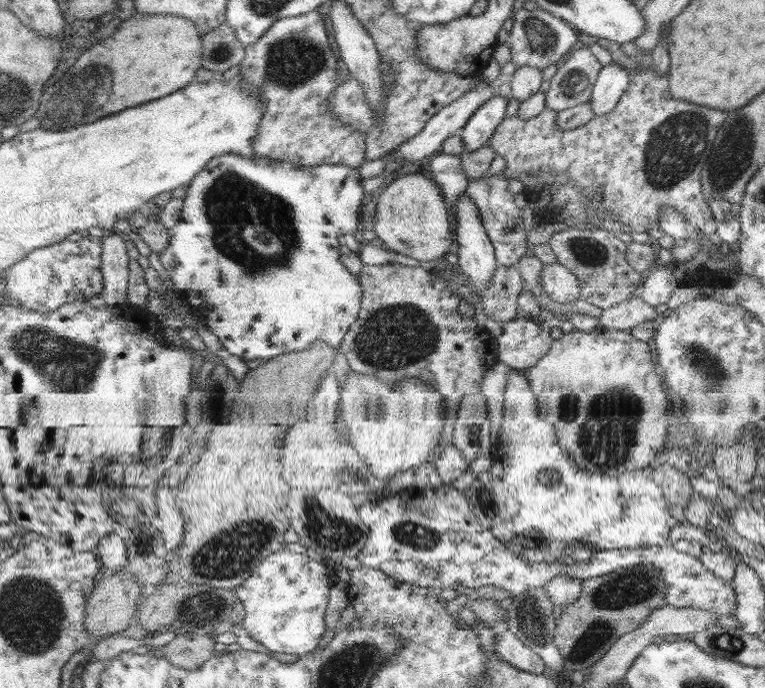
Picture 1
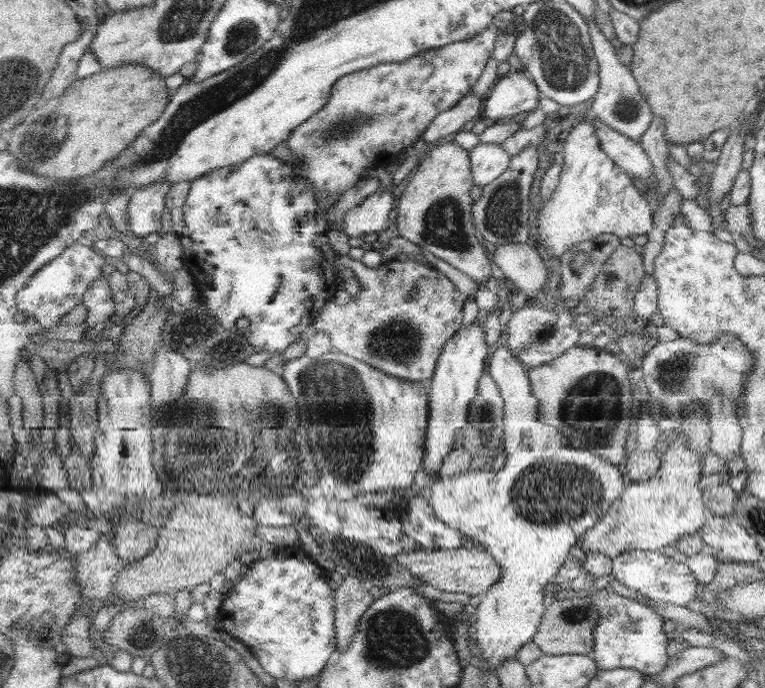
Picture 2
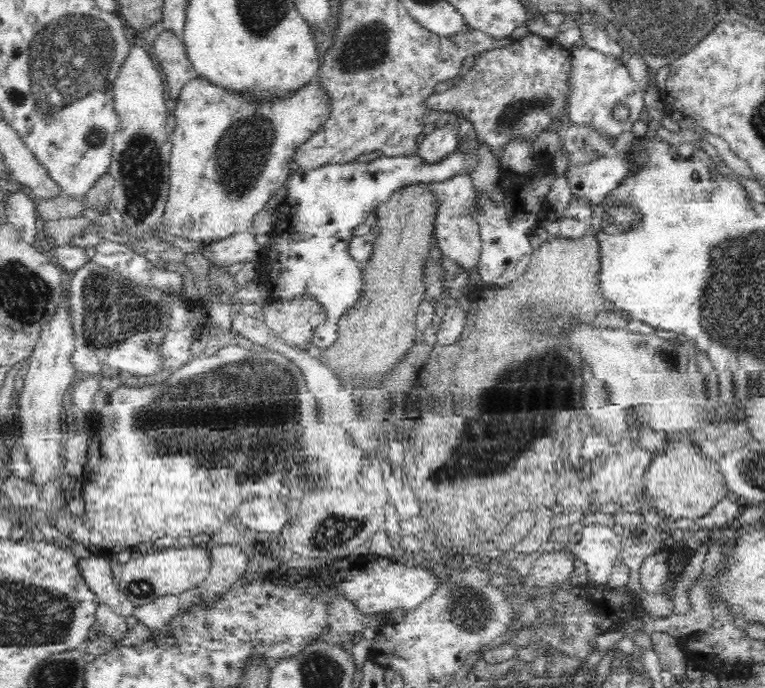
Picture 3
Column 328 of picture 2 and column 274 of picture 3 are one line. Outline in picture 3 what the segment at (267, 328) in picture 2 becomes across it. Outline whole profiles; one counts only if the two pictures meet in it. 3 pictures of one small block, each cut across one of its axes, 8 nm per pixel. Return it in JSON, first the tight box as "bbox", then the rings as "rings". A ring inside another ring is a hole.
{"bbox":[255,115,477,349],"rings":[[[463,115],[458,120],[458,135],[463,147],[438,164],[426,164],[417,154],[408,157],[378,157],[370,162],[328,163],[303,171],[293,168],[286,178],[286,196],[276,207],[274,242],[260,248],[255,276],[264,284],[271,302],[296,302],[307,297],[321,306],[325,321],[309,338],[309,349],[327,349],[337,337],[340,318],[351,313],[364,296],[363,264],[350,254],[354,230],[360,224],[371,223],[376,208],[398,190],[415,185],[445,182],[460,171],[471,172],[477,156],[477,132]]]}

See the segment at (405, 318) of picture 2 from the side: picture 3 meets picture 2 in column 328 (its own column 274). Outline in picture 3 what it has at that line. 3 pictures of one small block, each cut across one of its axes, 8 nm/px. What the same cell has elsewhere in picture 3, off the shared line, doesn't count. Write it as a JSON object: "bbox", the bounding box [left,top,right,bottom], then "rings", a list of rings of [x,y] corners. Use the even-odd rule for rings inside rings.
{"bbox":[262,299,325,349],"rings":[[[311,299],[296,302],[273,301],[262,307],[262,318],[273,334],[292,346],[309,349],[309,338],[325,321],[325,312]]]}

